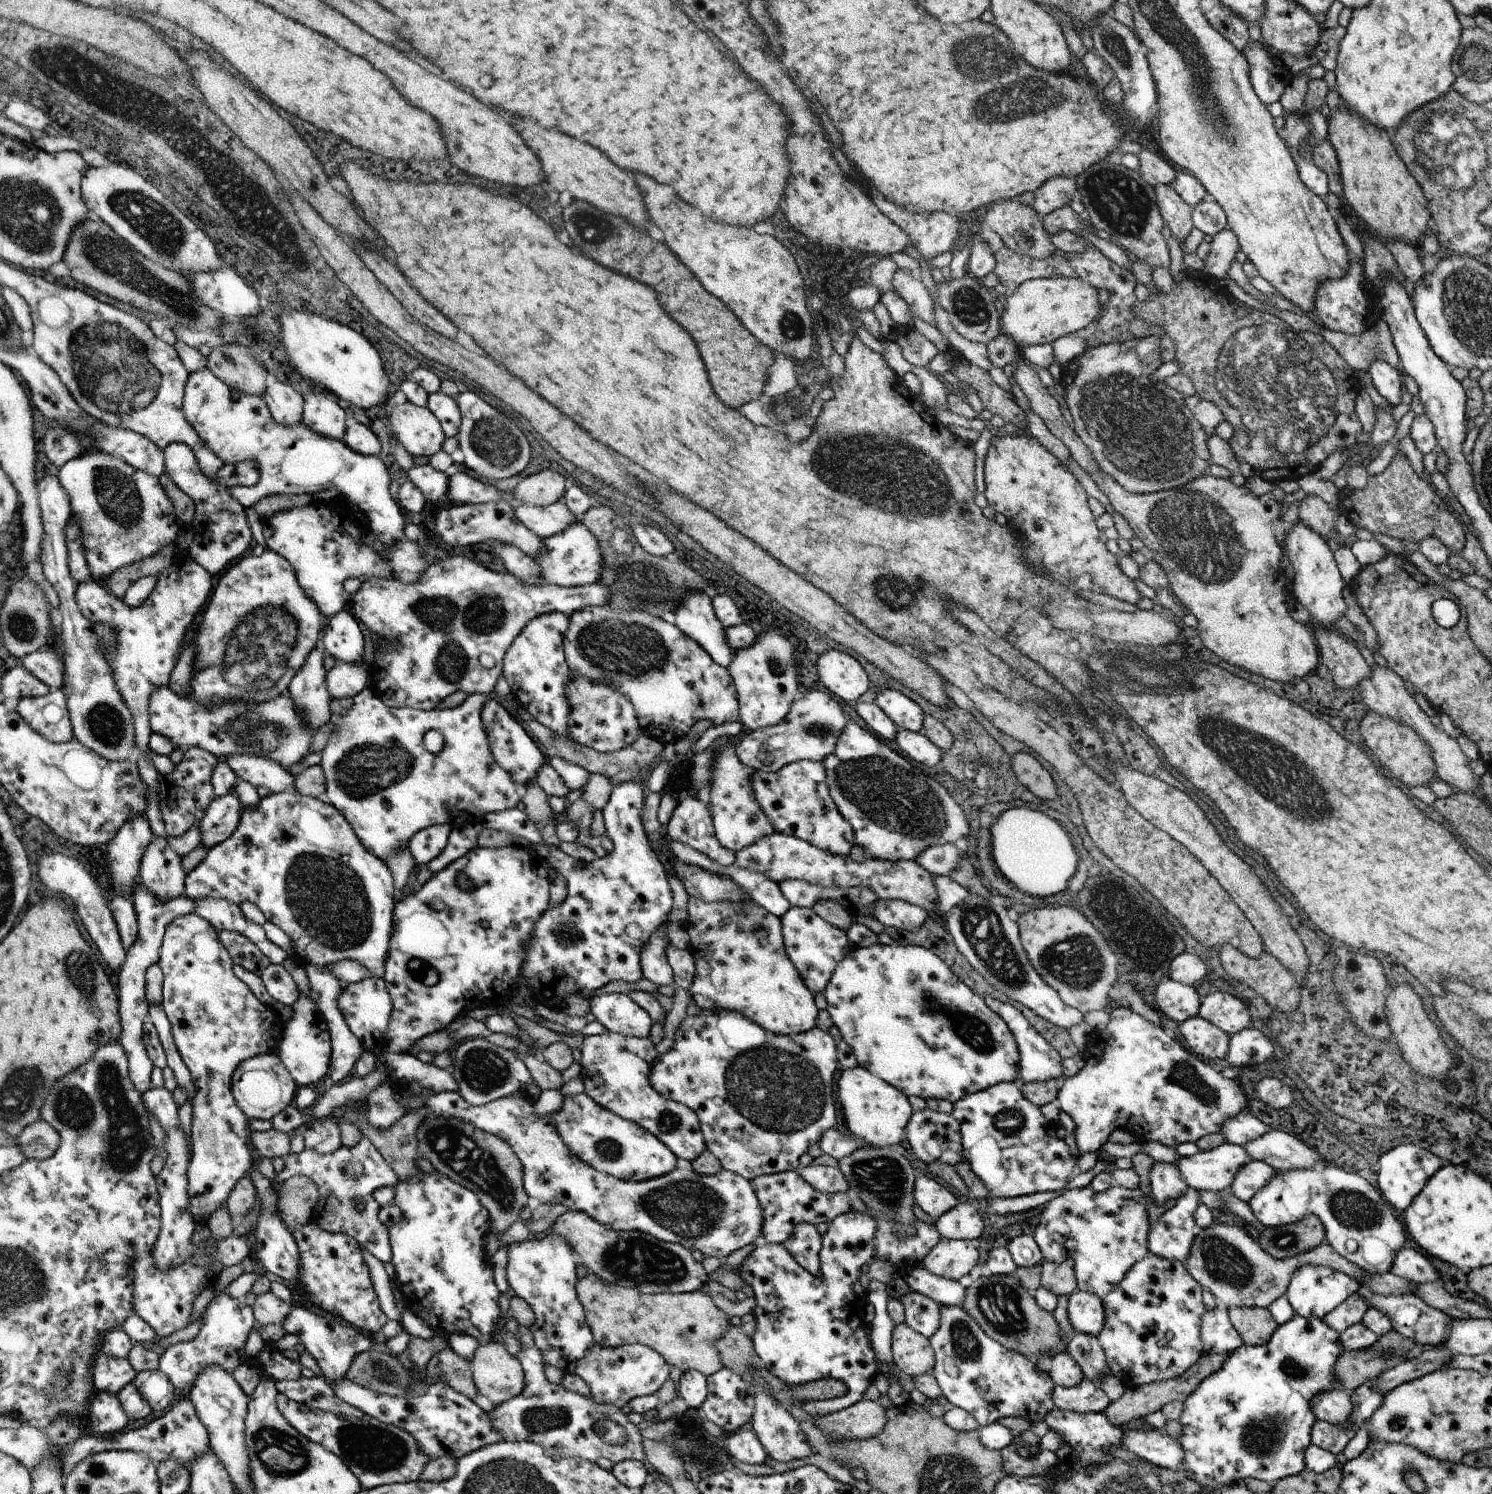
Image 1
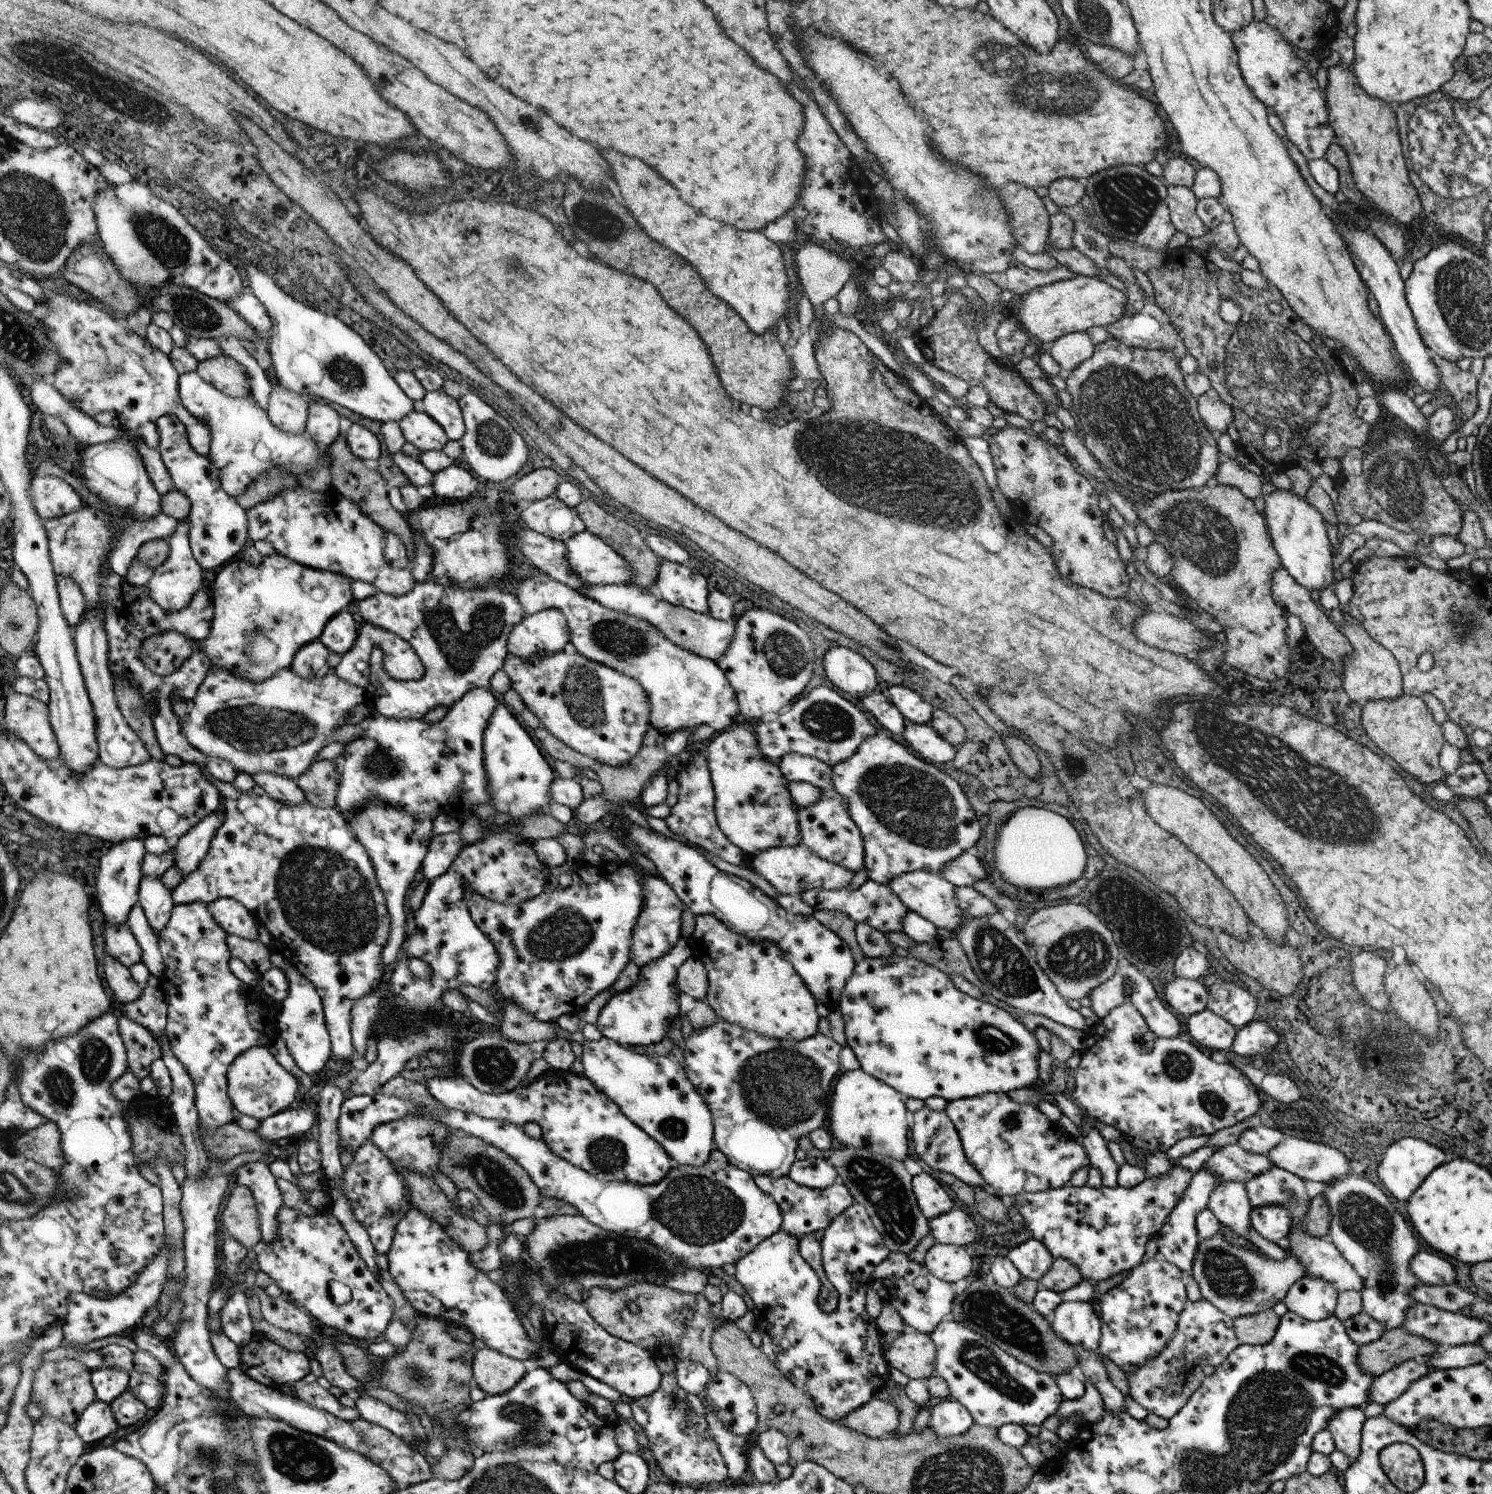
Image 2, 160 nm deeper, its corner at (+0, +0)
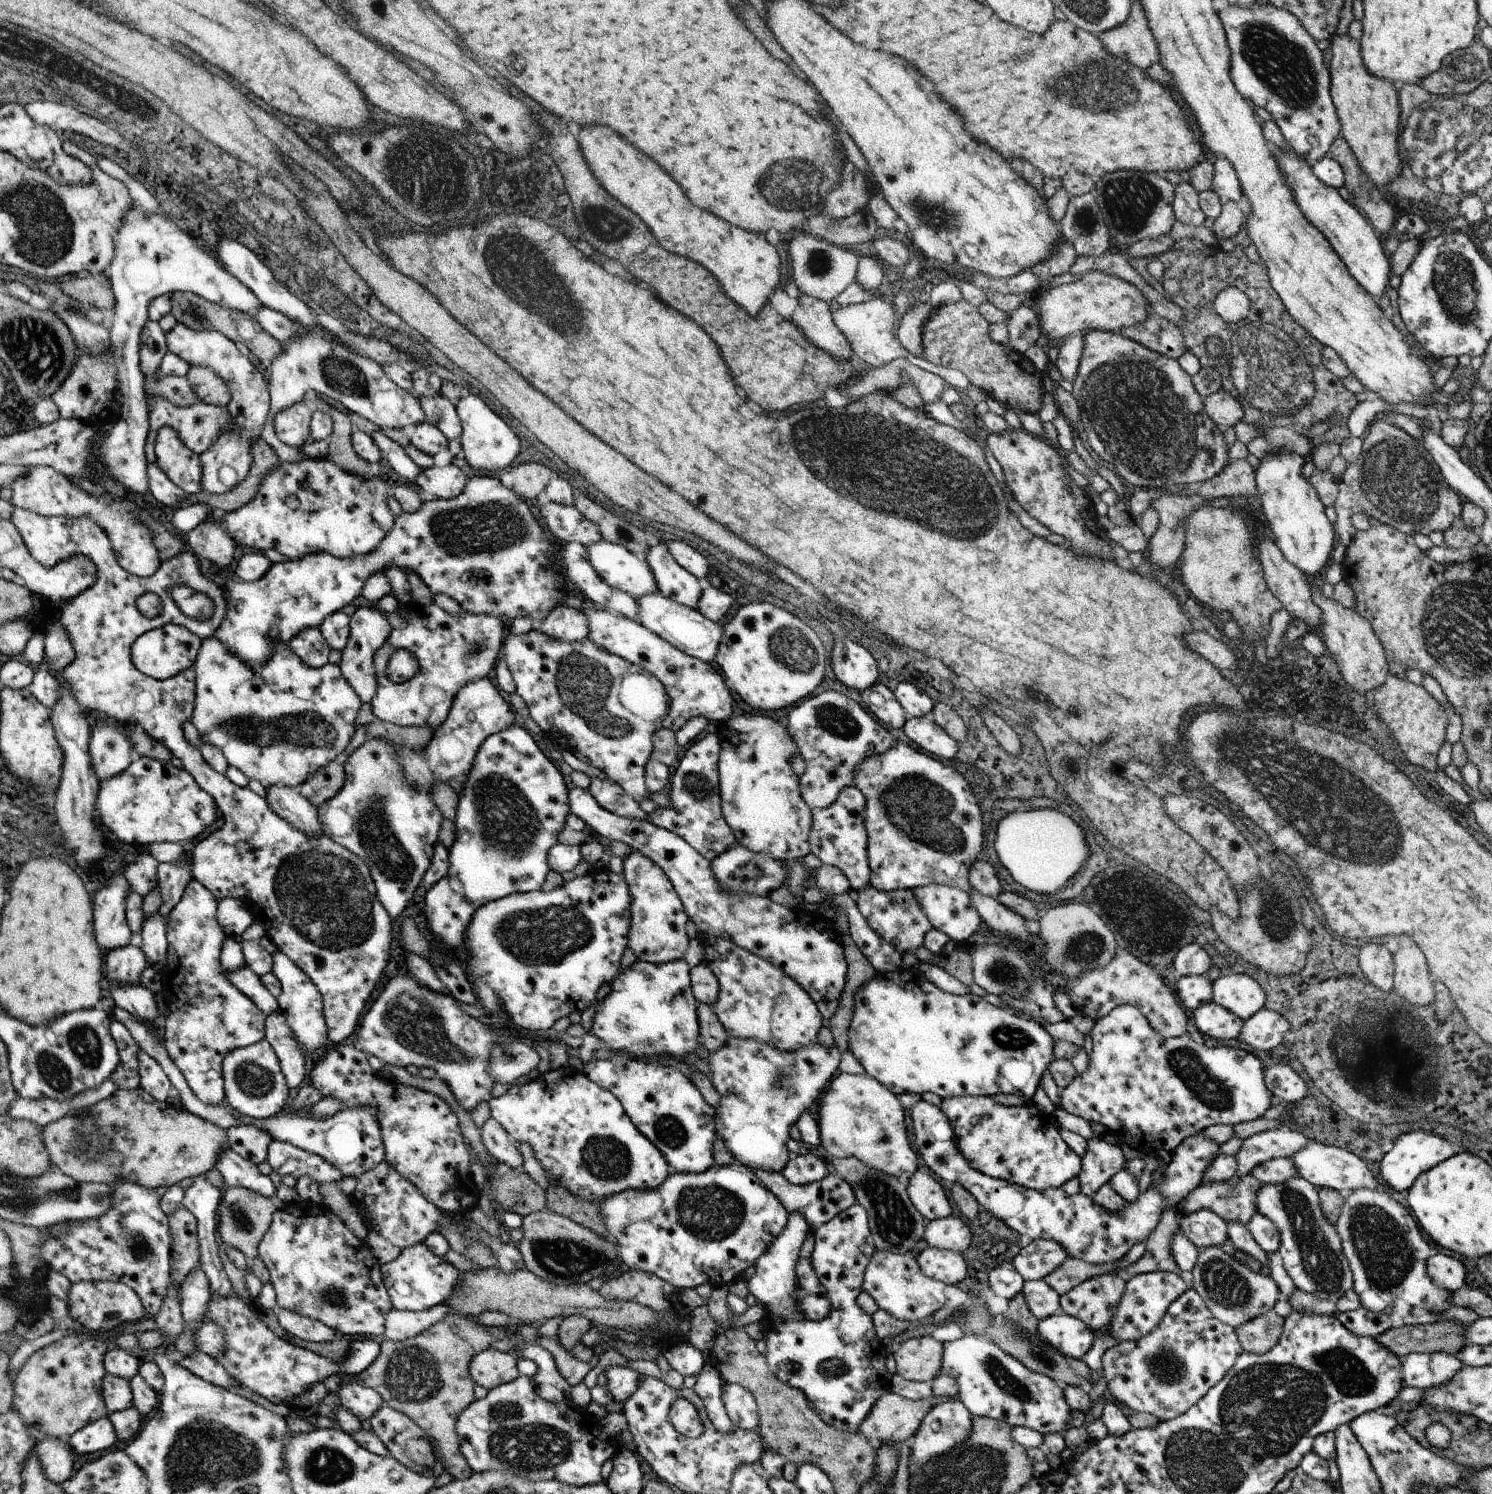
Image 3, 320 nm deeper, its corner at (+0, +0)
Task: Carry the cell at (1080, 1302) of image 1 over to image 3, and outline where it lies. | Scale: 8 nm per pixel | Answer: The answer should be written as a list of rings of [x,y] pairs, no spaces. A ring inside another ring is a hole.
[[[1063,1312],[1039,1321],[1036,1332],[1044,1342],[1073,1359],[1081,1359],[1090,1350],[1095,1335],[1080,1319]]]

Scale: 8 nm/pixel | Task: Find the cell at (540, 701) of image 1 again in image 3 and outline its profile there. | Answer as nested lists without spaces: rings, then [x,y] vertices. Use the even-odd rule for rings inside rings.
[[[561,606],[559,609],[551,611],[551,614],[543,621],[536,624],[529,624],[539,631],[544,631],[547,635],[564,639],[568,642],[584,641],[589,636],[589,618],[582,610],[582,606],[574,607]]]

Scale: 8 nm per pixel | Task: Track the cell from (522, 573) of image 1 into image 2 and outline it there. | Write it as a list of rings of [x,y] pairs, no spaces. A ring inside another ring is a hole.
[[[541,571],[534,574],[532,578],[525,579],[519,587],[517,597],[522,603],[525,617],[536,614],[538,609],[546,609],[549,606],[563,611],[568,618],[568,626],[570,626],[570,649],[578,651],[593,661],[614,667],[640,682],[643,689],[649,694],[652,706],[651,727],[670,734],[688,730],[688,728],[696,728],[700,724],[709,724],[716,730],[716,733],[721,733],[734,722],[734,716],[738,714],[738,695],[734,694],[734,687],[728,684],[727,676],[724,676],[725,671],[718,668],[712,659],[701,657],[676,646],[651,623],[605,607],[602,603],[584,596],[579,591],[554,580]]]

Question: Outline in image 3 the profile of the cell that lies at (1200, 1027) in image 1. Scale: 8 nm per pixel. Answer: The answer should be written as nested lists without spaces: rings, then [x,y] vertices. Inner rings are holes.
[[[1214,1001],[1204,1003],[1193,1010],[1196,1028],[1202,1035],[1216,1040],[1236,1038],[1243,1027],[1243,1020],[1231,1010]]]

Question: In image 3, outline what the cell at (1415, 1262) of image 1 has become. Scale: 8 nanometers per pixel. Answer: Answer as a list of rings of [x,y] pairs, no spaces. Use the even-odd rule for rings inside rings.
[[[1441,1253],[1432,1255],[1427,1260],[1427,1271],[1438,1286],[1451,1292],[1458,1291],[1465,1286],[1464,1265],[1454,1256]]]

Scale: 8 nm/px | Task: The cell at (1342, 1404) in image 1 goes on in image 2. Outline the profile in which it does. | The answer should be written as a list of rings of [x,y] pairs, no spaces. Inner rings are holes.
[[[1347,1408],[1336,1413],[1328,1423],[1328,1430],[1340,1450],[1353,1465],[1361,1453],[1361,1430],[1366,1420],[1363,1408]]]

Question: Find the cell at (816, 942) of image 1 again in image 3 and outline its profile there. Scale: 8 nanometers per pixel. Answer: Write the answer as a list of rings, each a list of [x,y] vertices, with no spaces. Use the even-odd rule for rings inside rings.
[[[576,787],[571,790],[569,803],[571,812],[600,836],[611,841],[619,840],[631,846],[632,850],[642,851],[663,868],[682,899],[688,918],[696,924],[700,935],[731,939],[739,947],[775,964],[811,995],[824,1018],[831,1019],[835,1016],[848,970],[844,950],[840,944],[841,936],[838,936],[834,928],[834,920],[826,920],[824,916],[814,914],[806,908],[790,910],[774,903],[769,896],[759,897],[724,891],[715,879],[710,860],[701,855],[691,843],[646,819],[623,817],[606,810],[596,802],[589,789]]]

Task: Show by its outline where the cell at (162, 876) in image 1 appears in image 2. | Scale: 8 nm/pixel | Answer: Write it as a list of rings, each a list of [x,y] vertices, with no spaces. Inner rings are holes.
[[[143,877],[138,904],[143,908],[147,921],[156,934],[164,930],[176,905],[171,892],[159,878]]]

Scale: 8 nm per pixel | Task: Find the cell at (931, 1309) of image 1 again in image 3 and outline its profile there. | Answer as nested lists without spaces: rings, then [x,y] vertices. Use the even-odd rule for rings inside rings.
[[[876,1248],[875,1253],[870,1257],[863,1276],[863,1287],[879,1308],[889,1312],[898,1320],[923,1322],[932,1318],[946,1304],[944,1296],[944,1284],[927,1276],[919,1267],[917,1248],[903,1254],[892,1251],[882,1251]]]

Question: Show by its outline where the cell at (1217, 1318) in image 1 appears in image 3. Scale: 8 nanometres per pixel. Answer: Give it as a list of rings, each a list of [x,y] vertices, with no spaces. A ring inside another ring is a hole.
[[[1188,1289],[1172,1302],[1160,1324],[1151,1333],[1134,1342],[1120,1341],[1103,1354],[1102,1368],[1107,1389],[1118,1405],[1154,1415],[1158,1421],[1176,1418],[1194,1406],[1212,1386],[1218,1384],[1243,1352],[1235,1329],[1213,1317],[1200,1294],[1194,1289]]]

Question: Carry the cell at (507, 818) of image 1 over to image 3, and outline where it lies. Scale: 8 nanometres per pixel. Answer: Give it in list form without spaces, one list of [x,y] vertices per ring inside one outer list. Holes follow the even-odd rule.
[[[598,865],[587,875],[550,892],[514,893],[483,903],[467,926],[465,946],[469,957],[463,965],[488,1014],[503,1011],[524,1030],[548,1030],[560,1016],[582,1013],[592,1006],[600,986],[617,977],[624,949],[630,946],[630,924],[631,891],[625,876]]]

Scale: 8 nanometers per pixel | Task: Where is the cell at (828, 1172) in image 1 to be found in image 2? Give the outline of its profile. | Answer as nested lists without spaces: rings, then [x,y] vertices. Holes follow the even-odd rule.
[[[806,1157],[796,1161],[787,1174],[796,1184],[813,1189],[823,1189],[838,1180],[836,1169],[829,1160],[818,1157]]]

